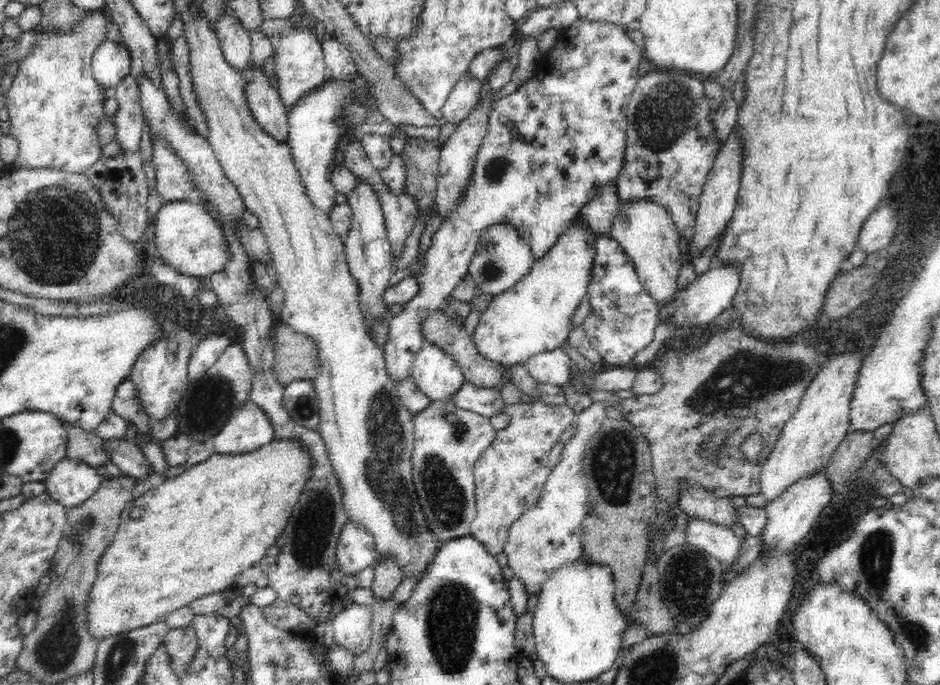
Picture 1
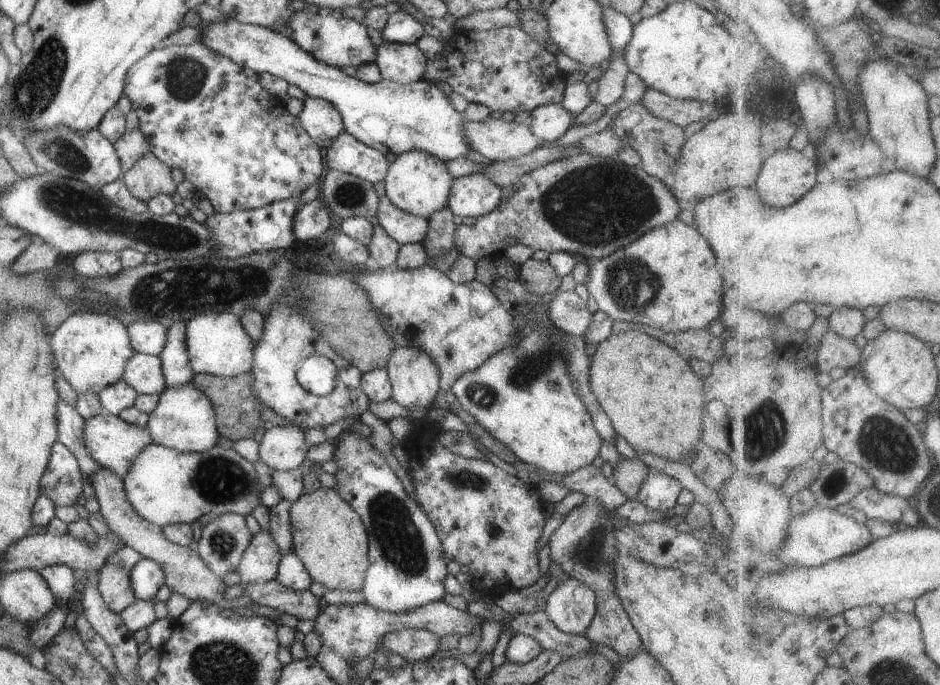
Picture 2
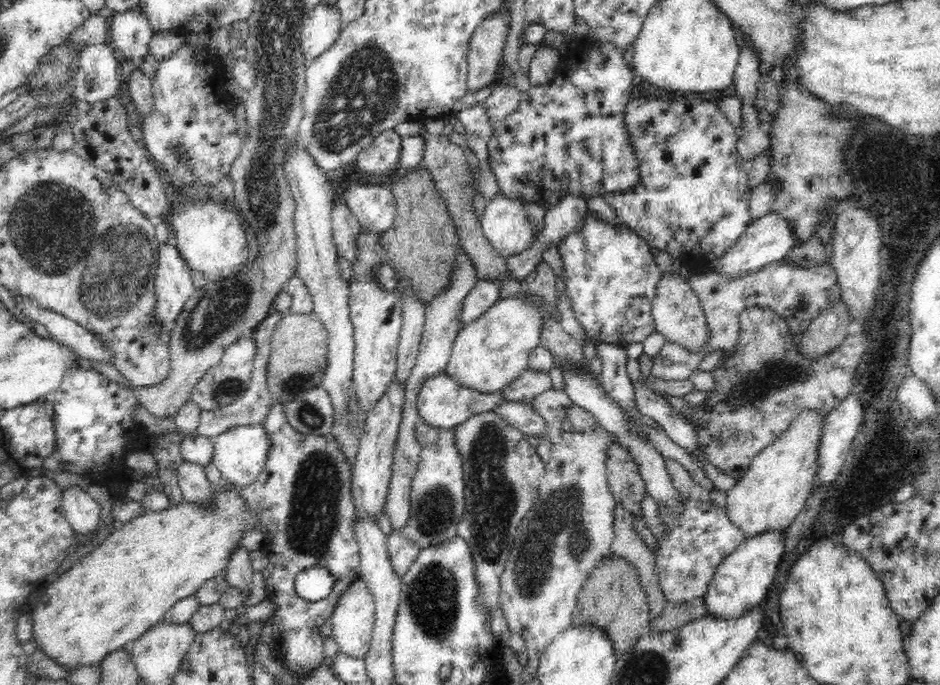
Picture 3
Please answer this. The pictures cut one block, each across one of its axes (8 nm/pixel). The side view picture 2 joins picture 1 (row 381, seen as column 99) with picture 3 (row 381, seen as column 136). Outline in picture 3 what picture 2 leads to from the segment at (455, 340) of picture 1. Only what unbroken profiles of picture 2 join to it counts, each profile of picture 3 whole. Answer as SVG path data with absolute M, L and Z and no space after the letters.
M529 369L514 382L510 382L500 395L507 401L530 403L530 400L550 388L552 388L552 380L549 374Z

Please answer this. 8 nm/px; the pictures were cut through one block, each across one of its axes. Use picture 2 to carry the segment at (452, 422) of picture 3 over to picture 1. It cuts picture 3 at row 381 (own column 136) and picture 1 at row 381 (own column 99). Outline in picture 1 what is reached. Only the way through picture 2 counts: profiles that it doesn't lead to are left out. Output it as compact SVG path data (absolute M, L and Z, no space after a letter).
M424 342L415 354L412 377L415 385L430 399L451 401L452 395L465 380L463 370L440 347Z

